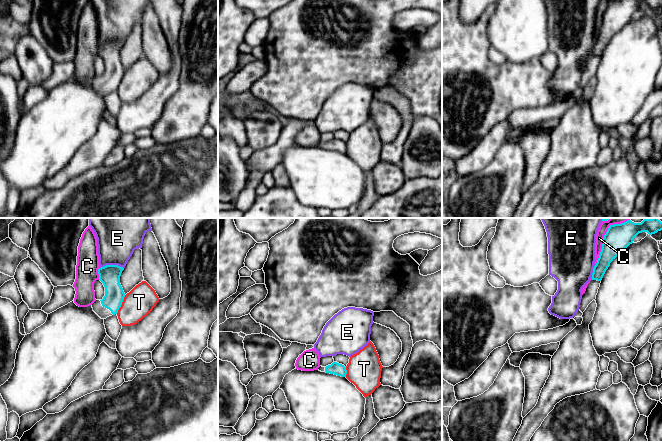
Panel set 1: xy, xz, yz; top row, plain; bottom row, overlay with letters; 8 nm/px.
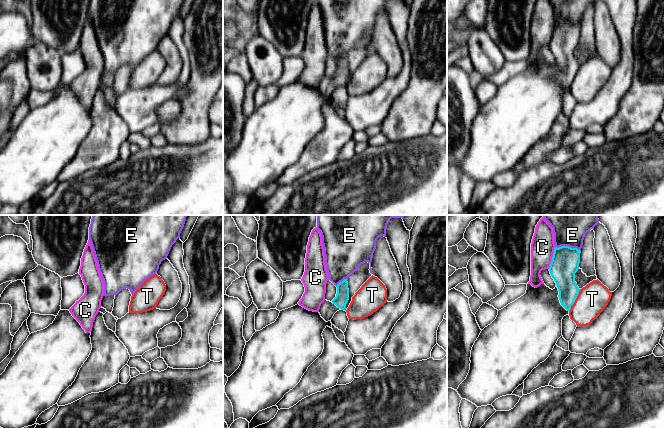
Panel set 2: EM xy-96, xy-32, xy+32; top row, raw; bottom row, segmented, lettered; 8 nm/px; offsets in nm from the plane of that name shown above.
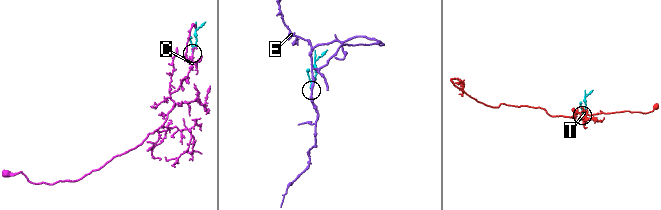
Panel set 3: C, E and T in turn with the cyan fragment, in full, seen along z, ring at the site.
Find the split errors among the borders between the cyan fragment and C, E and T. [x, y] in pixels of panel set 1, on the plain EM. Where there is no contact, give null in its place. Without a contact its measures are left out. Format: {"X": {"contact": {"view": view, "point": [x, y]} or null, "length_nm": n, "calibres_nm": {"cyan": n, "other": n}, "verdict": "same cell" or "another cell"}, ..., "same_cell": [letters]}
{"C": {"contact": {"view": "yz", "point": [603, 19]}, "length_nm": 360, "calibres_nm": {"cyan": 220, "other": 70}, "verdict": "another cell"}, "E": {"contact": {"view": "xy", "point": [111, 41]}, "length_nm": 200, "calibres_nm": {"cyan": 170, "other": 300}, "verdict": "another cell"}, "T": {"contact": {"view": "xy", "point": [121, 80]}, "length_nm": 170, "calibres_nm": {"cyan": 160, "other": 240}, "verdict": "another cell"}, "same_cell": []}

